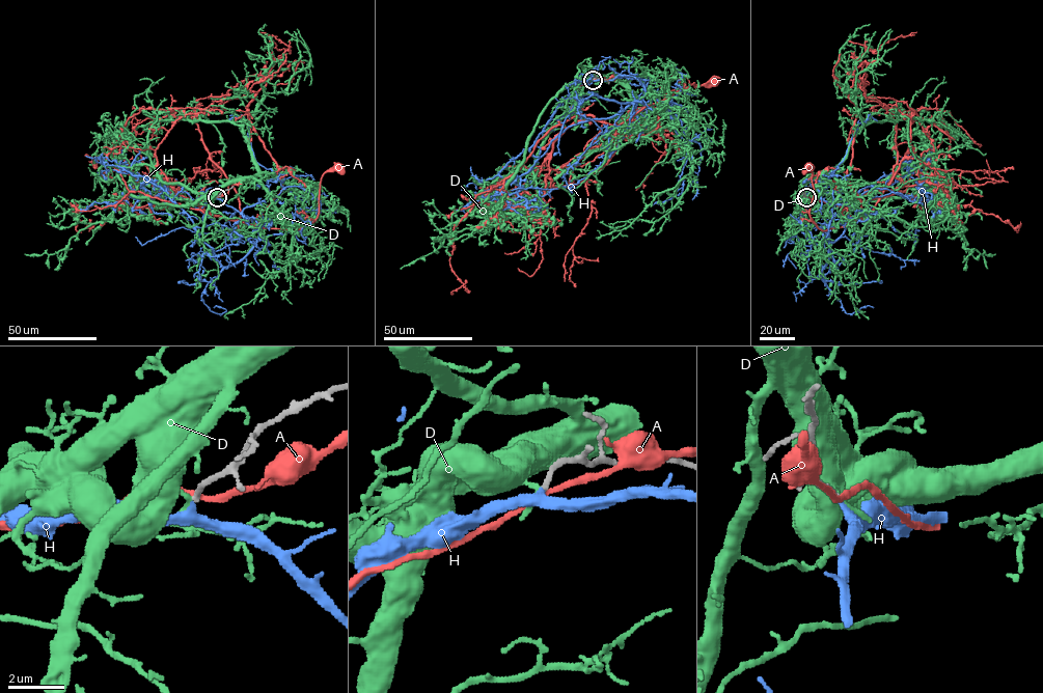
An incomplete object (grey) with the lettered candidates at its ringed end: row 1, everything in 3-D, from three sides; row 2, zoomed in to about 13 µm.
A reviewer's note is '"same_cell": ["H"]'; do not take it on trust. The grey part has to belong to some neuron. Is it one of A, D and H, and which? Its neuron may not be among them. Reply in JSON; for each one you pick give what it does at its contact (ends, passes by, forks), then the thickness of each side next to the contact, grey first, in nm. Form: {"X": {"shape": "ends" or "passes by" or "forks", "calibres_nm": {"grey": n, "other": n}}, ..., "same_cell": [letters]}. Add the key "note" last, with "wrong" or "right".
{"H": {"shape": "passes by", "calibres_nm": {"grey": 180, "other": 280}}, "same_cell": ["H"], "note": "right"}

